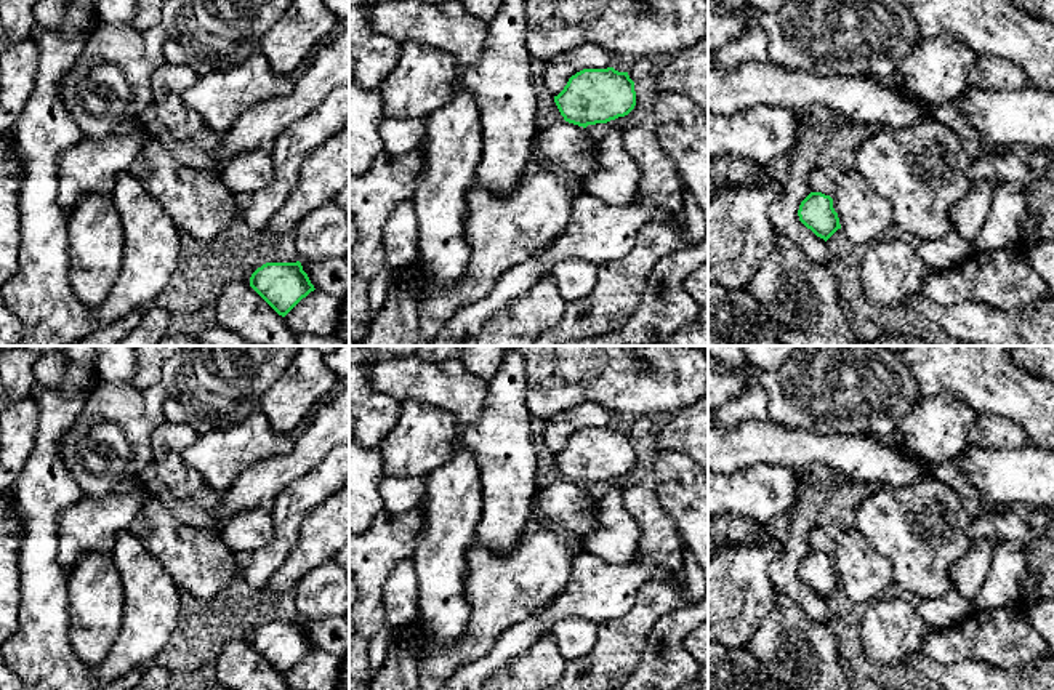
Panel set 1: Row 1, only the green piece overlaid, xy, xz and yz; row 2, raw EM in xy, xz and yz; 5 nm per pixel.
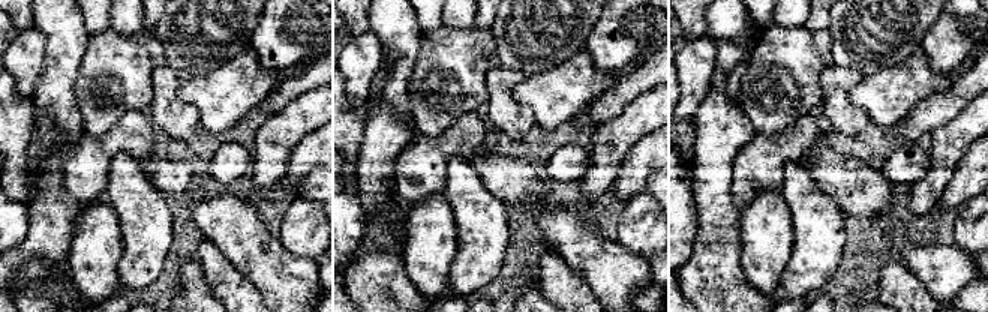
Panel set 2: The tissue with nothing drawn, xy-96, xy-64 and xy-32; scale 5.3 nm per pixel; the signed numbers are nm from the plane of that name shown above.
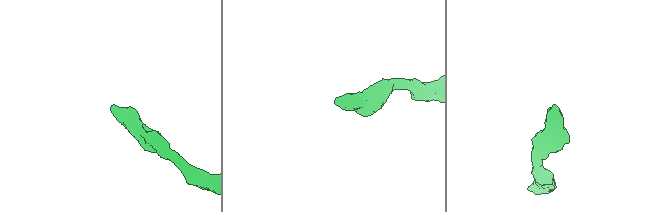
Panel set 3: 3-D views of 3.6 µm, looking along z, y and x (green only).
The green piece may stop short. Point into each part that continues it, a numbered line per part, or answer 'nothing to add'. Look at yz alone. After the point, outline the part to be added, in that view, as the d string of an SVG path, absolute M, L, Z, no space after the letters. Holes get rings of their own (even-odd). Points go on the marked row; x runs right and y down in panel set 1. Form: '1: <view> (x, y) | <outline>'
1: yz (865, 216) | M833 166L828 171L835 184L833 208L843 232L854 243L868 245L894 229L891 202L878 194L855 168Z

